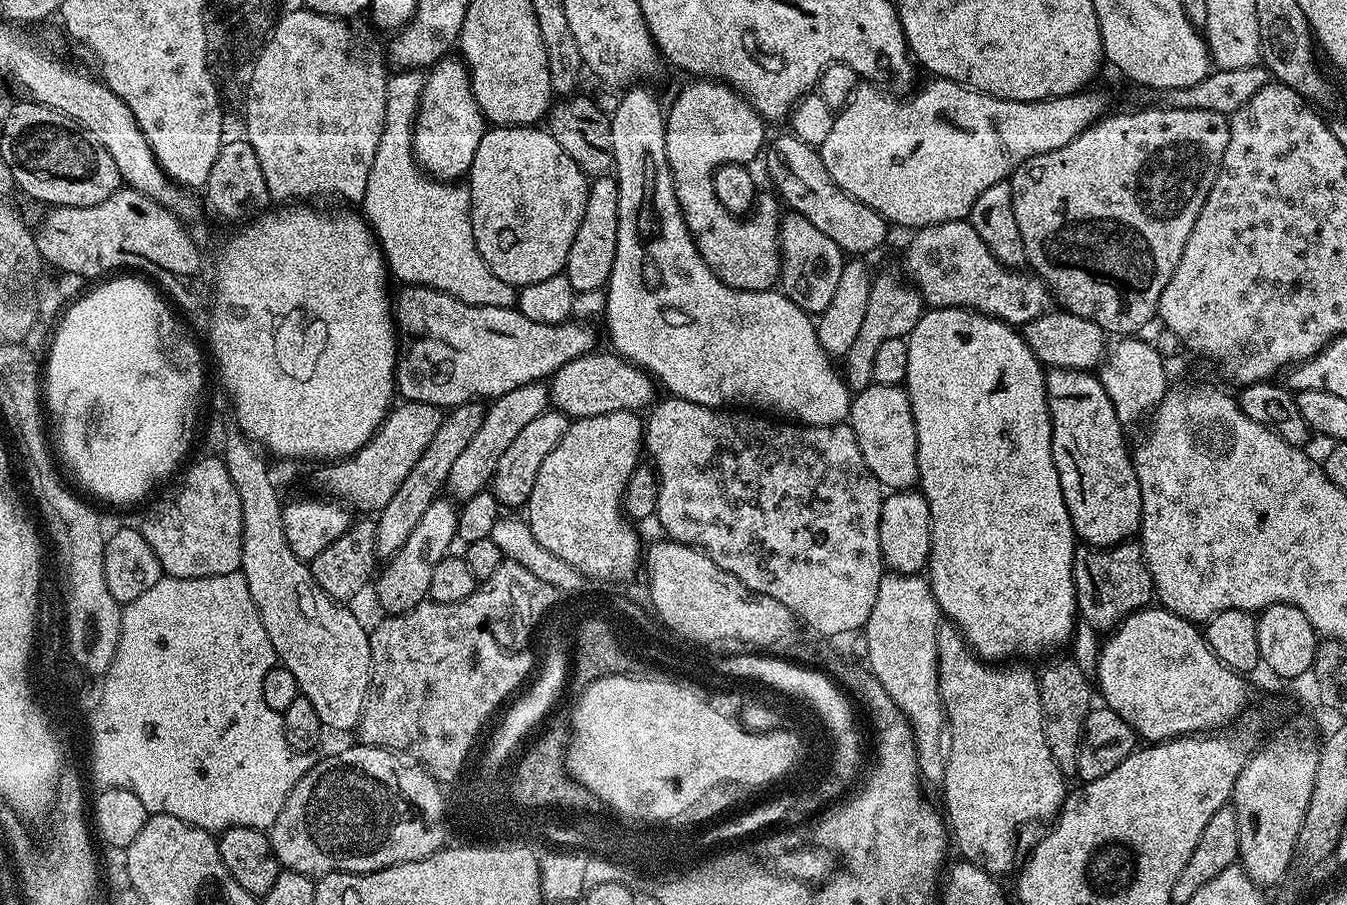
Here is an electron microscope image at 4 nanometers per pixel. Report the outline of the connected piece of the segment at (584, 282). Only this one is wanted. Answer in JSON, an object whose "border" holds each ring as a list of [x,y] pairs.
{"border":[[[599,175],[588,185],[586,210],[582,214],[582,222],[578,226],[578,234],[574,234],[574,246],[570,246],[570,254],[566,258],[563,275],[568,277],[573,292],[596,292],[607,285],[614,254],[618,246],[618,186],[611,175]]]}

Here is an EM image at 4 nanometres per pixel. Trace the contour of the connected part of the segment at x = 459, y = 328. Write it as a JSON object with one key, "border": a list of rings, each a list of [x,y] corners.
{"border":[[[410,284],[401,287],[400,293],[394,296],[394,319],[396,322],[396,331],[398,333],[398,359],[396,361],[396,390],[397,393],[405,401],[413,400],[414,402],[422,402],[423,404],[432,404],[441,410],[451,410],[460,407],[461,404],[471,404],[479,401],[480,396],[488,396],[487,398],[495,398],[502,394],[510,394],[510,390],[514,390],[518,386],[526,386],[527,384],[539,384],[547,381],[562,366],[566,366],[566,362],[574,362],[574,358],[584,356],[587,352],[597,351],[596,336],[584,324],[579,324],[576,318],[569,318],[562,324],[543,324],[542,322],[530,322],[530,318],[526,318],[516,308],[499,308],[498,306],[474,306],[462,302],[458,298],[454,298],[450,294],[446,294],[437,288],[427,288],[421,284]]]}

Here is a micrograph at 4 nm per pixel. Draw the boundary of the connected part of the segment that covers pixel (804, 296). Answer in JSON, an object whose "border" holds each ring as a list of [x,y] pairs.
{"border":[[[788,210],[780,218],[780,234],[778,237],[780,254],[779,291],[790,298],[803,312],[819,314],[826,310],[834,289],[838,286],[838,278],[842,278],[842,270],[846,263],[846,254],[834,246],[834,241],[826,238],[822,230],[818,230],[802,214]]]}

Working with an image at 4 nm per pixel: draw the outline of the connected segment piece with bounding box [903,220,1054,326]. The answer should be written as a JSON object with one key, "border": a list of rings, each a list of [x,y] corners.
{"border":[[[968,220],[931,224],[913,236],[916,237],[904,252],[903,275],[914,285],[925,305],[970,308],[1013,326],[1029,324],[1053,307],[1054,297],[1048,285],[1031,271],[998,262]]]}

